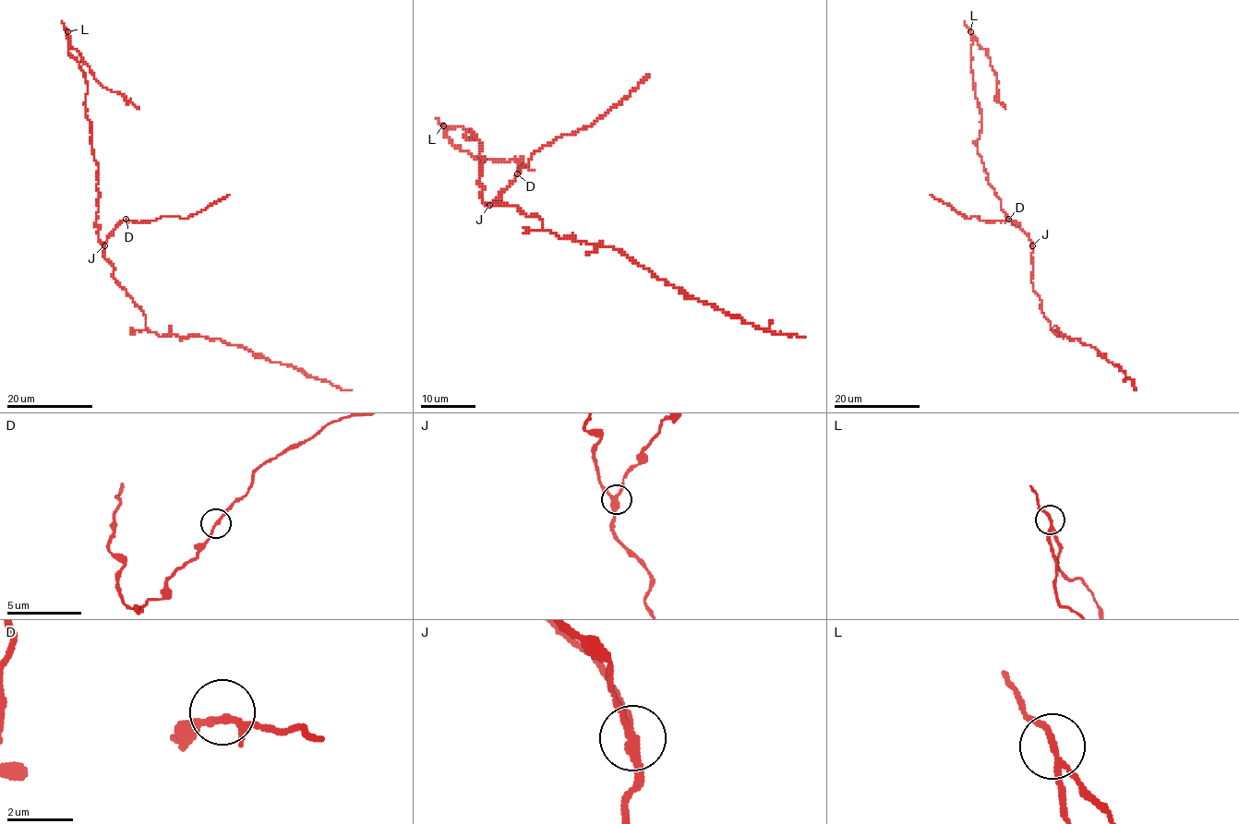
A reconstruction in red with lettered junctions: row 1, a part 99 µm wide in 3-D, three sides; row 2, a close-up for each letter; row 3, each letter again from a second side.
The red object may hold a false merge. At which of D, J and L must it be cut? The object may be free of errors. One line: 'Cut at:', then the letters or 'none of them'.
Cut at: L

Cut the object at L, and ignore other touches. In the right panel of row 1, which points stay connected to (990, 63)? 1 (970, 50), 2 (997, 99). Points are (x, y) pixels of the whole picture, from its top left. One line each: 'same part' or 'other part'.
1: other part
2: same part

